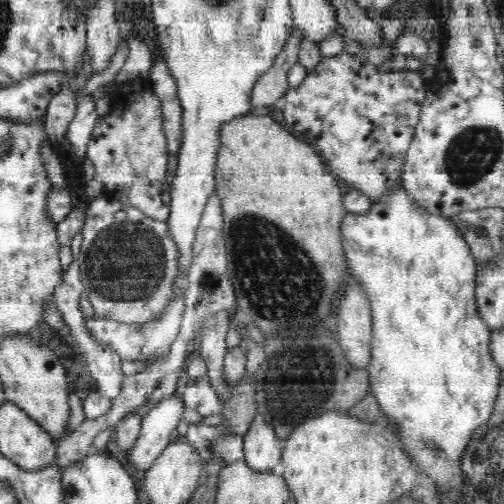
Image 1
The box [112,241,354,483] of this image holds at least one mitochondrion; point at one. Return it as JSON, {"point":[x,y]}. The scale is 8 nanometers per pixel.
{"point":[302,375]}

